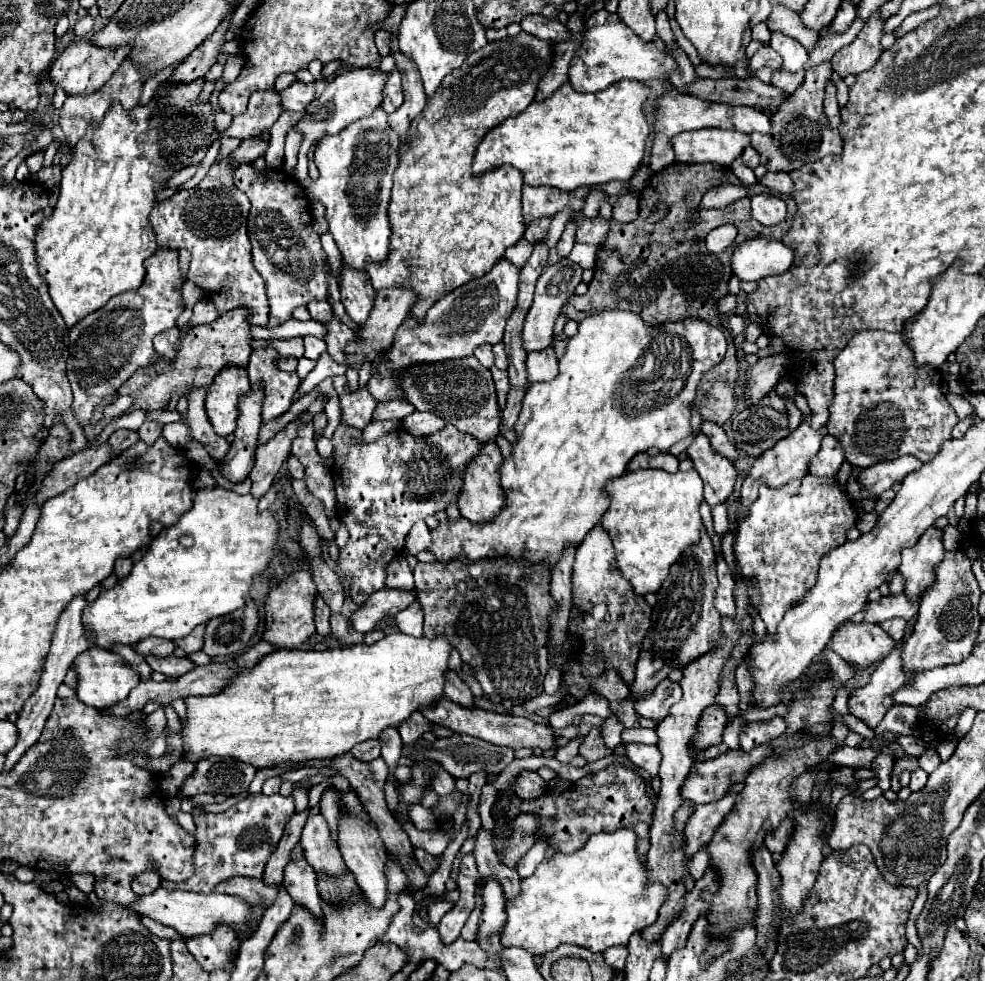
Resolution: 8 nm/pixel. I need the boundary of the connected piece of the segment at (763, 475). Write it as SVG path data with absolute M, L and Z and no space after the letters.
M810 417L806 421L802 421L784 441L778 441L778 445L774 445L774 449L768 449L762 457L756 459L754 467L750 469L748 477L744 479L742 483L742 509L740 509L740 519L744 517L744 513L748 511L750 503L754 501L756 497L756 491L760 485L786 485L788 481L792 479L800 479L808 473L808 465L810 461L818 455L818 449L820 449L820 443L822 443L822 437L826 435L826 427L820 427L820 429L814 429L810 425Z

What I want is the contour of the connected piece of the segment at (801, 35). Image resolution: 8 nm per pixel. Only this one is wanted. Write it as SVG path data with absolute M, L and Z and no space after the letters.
M776 5L770 13L770 17L766 19L766 25L771 32L782 32L785 35L794 37L796 41L800 41L808 51L814 49L816 41L818 41L818 33L816 31L810 31L810 29L804 29L802 21L800 21L800 15L782 7L782 5Z

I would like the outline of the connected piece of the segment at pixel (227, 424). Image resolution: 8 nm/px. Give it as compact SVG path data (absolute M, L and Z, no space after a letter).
M228 365L218 373L206 393L206 413L214 431L222 437L234 433L240 395L248 393L250 381L246 369Z

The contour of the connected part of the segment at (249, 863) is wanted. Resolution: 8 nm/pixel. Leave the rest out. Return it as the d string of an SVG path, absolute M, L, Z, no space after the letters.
M292 793L282 797L282 795L248 795L246 799L238 801L234 807L230 807L224 813L206 813L204 809L196 807L192 811L192 817L196 821L196 853L194 853L194 875L186 879L184 883L170 883L162 881L162 887L166 889L182 889L182 891L194 891L194 893L212 893L214 887L228 877L256 877L260 879L266 867L266 861L270 859L270 853L274 851L274 845L278 845L278 837L282 837L282 829L286 827L286 821L294 815L294 797Z

